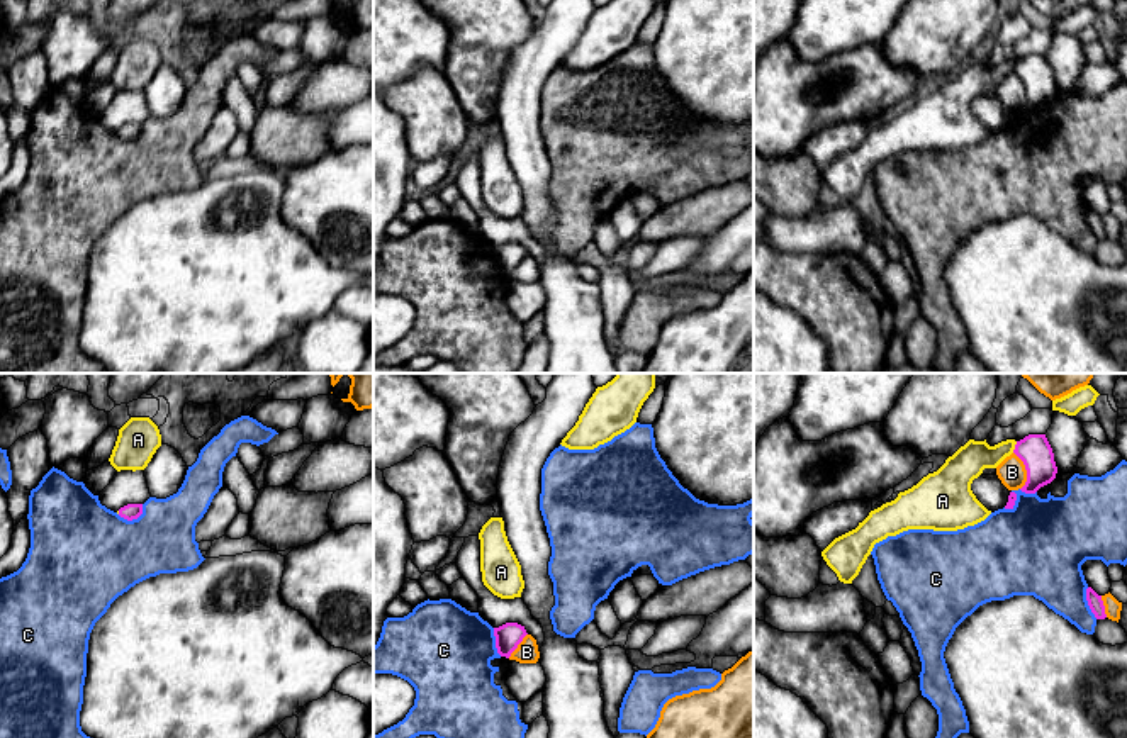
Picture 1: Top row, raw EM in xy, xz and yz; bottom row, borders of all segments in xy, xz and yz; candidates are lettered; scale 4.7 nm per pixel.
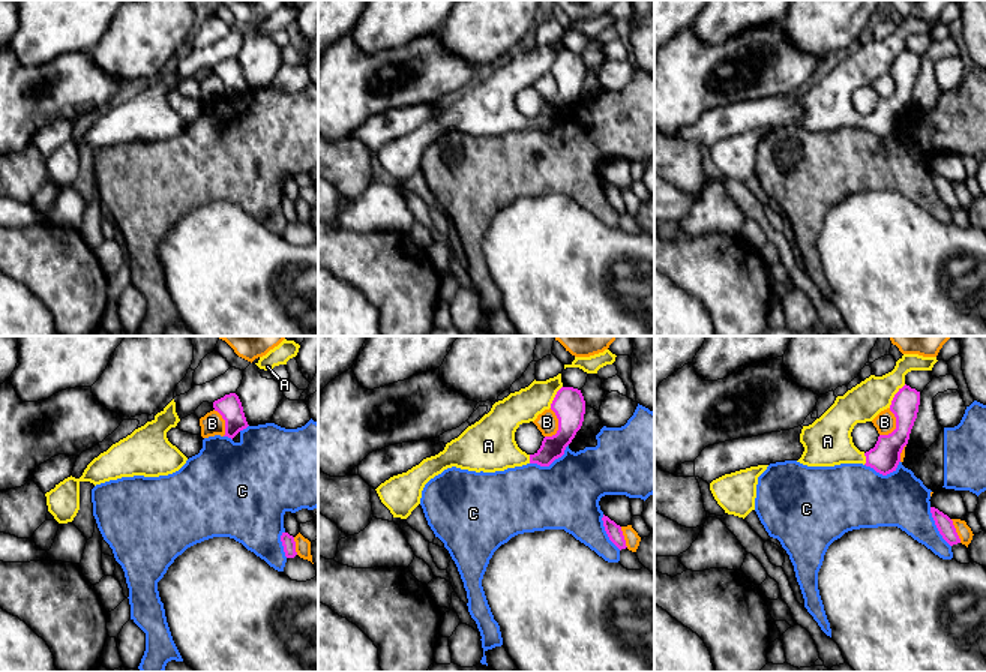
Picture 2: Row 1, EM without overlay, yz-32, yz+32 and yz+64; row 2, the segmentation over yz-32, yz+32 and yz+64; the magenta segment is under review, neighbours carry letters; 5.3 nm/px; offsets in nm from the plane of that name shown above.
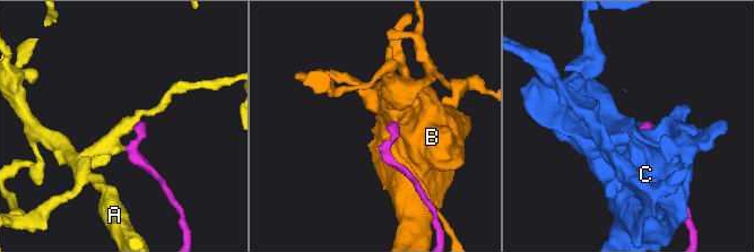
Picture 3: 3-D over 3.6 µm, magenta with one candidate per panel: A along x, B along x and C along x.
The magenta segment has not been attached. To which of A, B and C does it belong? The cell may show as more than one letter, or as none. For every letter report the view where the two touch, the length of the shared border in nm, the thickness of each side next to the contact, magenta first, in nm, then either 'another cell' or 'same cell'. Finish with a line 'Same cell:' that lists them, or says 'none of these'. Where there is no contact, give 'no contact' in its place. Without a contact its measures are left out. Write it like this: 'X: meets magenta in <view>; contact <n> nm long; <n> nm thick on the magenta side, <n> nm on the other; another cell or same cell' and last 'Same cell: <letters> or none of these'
A: meets magenta in yz; contact 60 nm long; 160 nm thick on the magenta side, 160 nm on the other; same cell
B: meets magenta in yz; contact 190 nm long; 160 nm thick on the magenta side, 130 nm on the other; another cell
C: meets magenta in xy; contact 140 nm long; 80 nm thick on the magenta side, 440 nm on the other; another cell
Same cell: A

